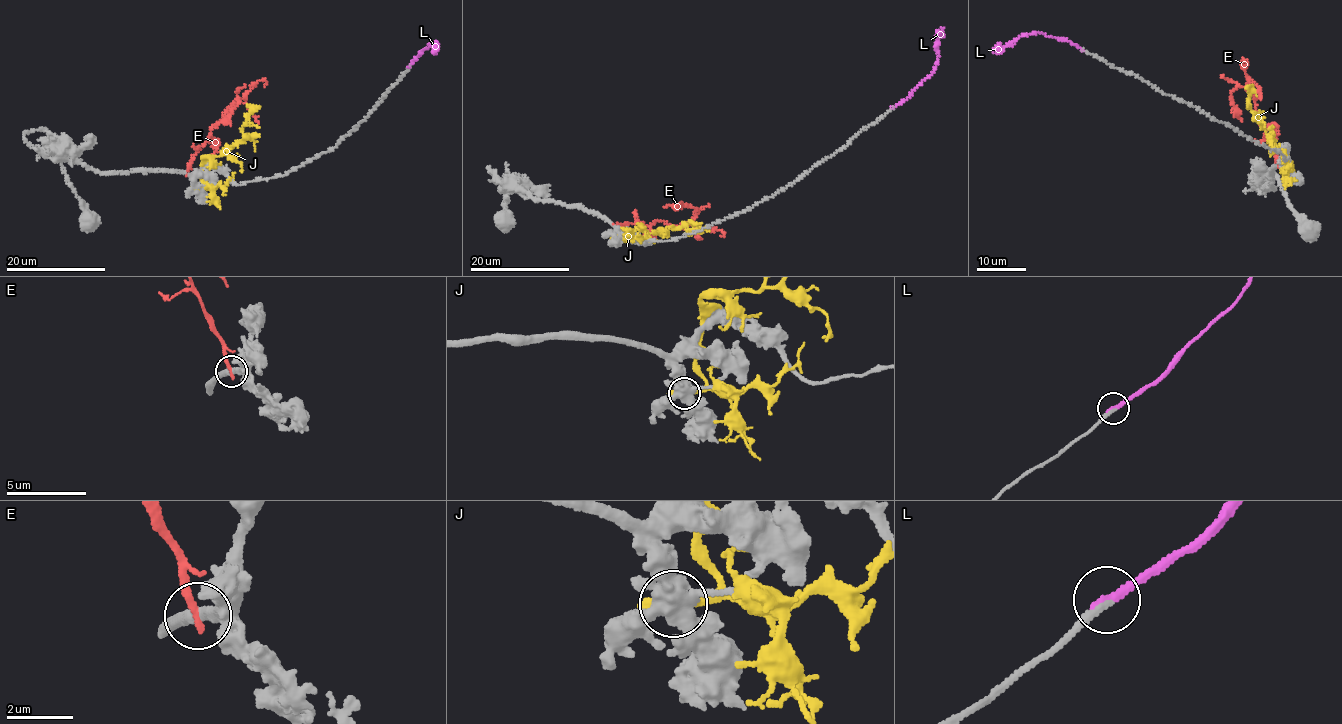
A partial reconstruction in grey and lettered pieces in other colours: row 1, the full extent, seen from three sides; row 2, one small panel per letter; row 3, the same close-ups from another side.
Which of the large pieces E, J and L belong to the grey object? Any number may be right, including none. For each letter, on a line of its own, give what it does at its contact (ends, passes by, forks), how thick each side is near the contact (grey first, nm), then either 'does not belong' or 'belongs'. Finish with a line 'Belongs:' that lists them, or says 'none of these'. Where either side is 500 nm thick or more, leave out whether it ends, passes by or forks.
E: it ends there; 320 nm thick on the grey side, 240 nm on the other; does not belong
J: it ends there; 480 nm thick on the grey side, 320 nm on the other; does not belong
L: it ends there; 200 nm thick on the grey side, 240 nm on the other; belongs
Belongs: L

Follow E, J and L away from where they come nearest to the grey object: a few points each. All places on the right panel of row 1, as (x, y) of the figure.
E: (1278, 165), (1264, 127), (1256, 118), (1254, 98), (1238, 86), (1231, 95), (1241, 120)
J: (1291, 172), (1288, 153), (1272, 143), (1273, 139), (1251, 110), (1249, 84)
L: (1082, 50), (1070, 42), (1035, 33), (992, 51)

